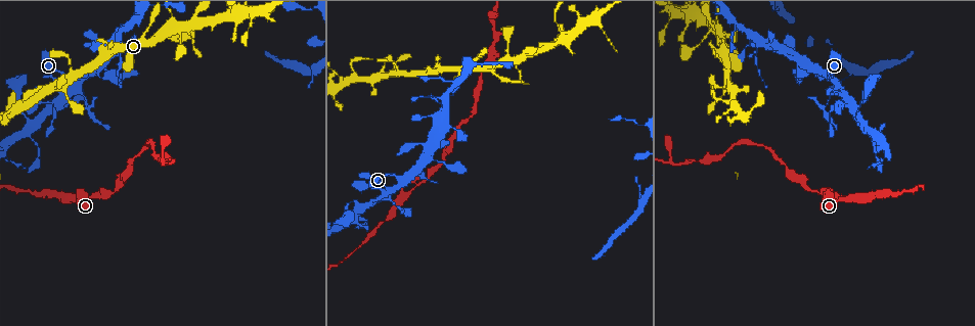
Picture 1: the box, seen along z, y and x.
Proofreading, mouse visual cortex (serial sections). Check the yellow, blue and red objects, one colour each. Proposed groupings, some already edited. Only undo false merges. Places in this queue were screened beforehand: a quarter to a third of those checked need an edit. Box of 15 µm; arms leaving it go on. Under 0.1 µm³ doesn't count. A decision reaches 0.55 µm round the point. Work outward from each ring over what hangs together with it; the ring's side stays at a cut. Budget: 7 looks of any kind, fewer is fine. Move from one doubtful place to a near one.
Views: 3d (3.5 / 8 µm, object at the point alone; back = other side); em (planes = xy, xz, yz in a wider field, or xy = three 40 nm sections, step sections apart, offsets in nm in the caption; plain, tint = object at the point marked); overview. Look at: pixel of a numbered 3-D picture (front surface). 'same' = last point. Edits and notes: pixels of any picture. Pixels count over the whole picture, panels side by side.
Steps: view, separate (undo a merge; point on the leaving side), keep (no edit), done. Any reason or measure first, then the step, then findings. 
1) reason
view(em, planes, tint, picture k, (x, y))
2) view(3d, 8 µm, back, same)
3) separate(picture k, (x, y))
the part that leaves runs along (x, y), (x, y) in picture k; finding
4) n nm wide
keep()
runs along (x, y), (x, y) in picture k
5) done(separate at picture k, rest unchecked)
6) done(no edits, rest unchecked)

narrows sharply
view(3d, 3.5 µm, picture 1, (42, 103))

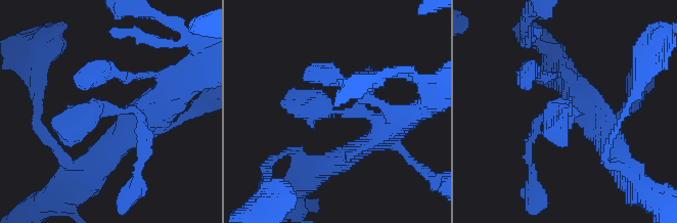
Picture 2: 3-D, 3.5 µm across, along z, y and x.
view(em, xy, step 1, tint, picture 2, (336, 114))

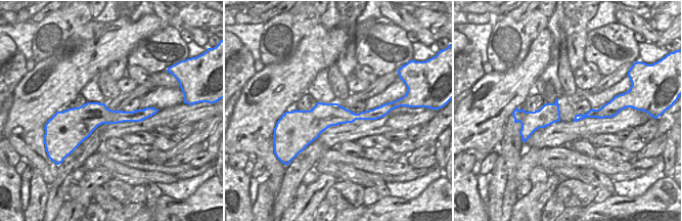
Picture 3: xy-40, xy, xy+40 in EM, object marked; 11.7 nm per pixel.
300 nm wide
keep()
runs along (382, 108), (294, 121) in picture 3; all the same cell

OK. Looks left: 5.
three-way junction
view(3d, 8 µm, picture 1, (400, 197))

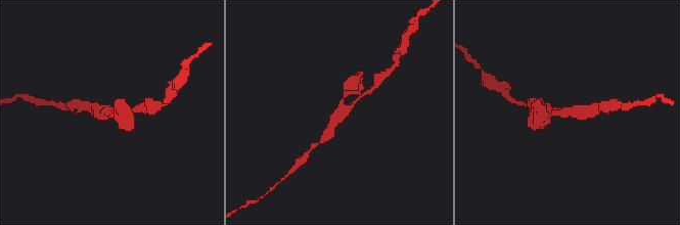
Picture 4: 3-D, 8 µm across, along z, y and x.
3 arms; arms of 150, 250, 400 nm; now the EM
view(em, xy, step 3, tint, picture 4, (340, 112))

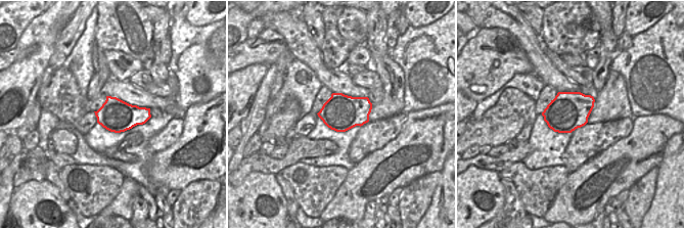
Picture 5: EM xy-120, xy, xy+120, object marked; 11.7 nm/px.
keep()
runs along (350, 88), (326, 136) in picture 4; continuous, no second cell

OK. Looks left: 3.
abrupt turn
view(3d, 3.5 µm, back, picture 1, (566, 45))

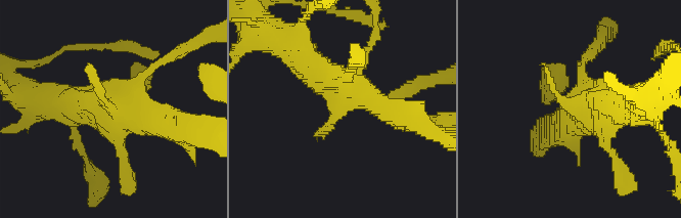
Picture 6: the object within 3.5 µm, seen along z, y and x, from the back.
need the tissue
view(em, xy, step 5, tint, picture 6, (108, 108))

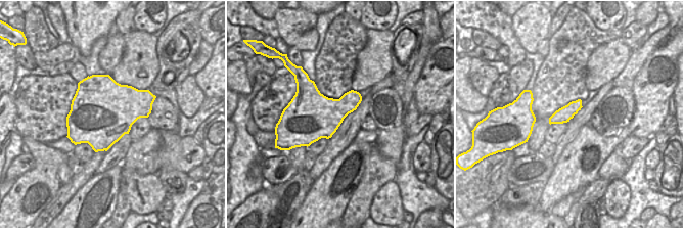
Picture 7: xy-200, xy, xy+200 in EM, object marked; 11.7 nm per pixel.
view(em, xy, step 1, tint, same)

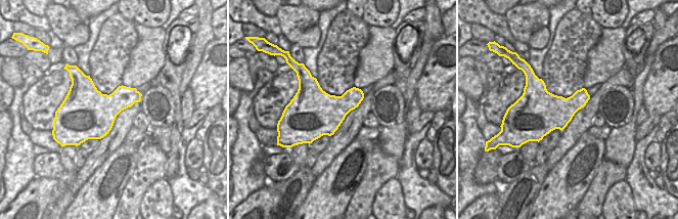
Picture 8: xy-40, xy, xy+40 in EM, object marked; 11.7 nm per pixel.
keep()
runs along (165, 123), (108, 106), (93, 69) in picture 6; continuous, no second cell

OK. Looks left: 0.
done(no edits, rest unchecked)

